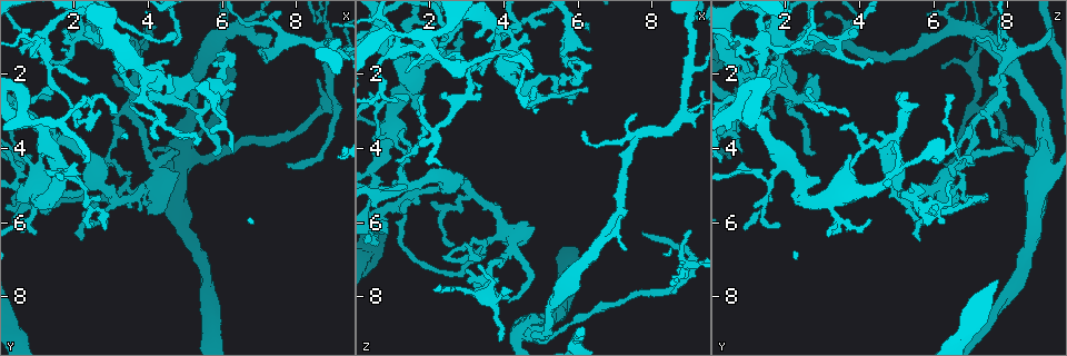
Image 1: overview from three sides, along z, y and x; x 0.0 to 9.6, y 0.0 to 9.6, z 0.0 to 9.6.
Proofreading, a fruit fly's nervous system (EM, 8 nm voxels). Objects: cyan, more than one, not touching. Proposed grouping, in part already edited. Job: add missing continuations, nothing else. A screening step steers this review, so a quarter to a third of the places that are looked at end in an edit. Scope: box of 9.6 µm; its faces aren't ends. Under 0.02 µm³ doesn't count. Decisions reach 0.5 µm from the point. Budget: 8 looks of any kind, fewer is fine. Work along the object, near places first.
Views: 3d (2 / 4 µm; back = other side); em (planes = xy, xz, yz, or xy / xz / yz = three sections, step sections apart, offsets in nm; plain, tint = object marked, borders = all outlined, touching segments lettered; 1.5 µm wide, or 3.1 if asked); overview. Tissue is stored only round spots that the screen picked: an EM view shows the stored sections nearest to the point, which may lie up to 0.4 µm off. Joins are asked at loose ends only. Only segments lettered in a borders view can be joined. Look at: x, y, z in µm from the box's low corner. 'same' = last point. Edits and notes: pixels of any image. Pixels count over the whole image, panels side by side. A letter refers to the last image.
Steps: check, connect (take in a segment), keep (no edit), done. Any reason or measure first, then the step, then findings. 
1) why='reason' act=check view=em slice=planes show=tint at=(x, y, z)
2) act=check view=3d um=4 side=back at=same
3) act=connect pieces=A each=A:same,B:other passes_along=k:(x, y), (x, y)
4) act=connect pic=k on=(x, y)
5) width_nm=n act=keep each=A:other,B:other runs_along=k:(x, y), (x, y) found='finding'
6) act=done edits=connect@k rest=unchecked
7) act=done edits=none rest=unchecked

why='free end' act=check view=em slice=yz step=8 show=tint at=(4.10, 4.05, 8.10)

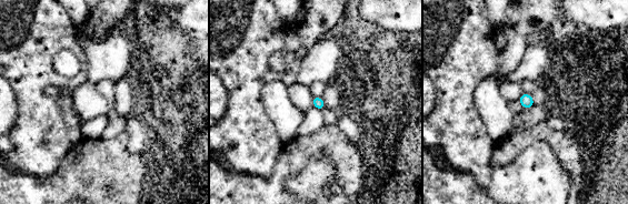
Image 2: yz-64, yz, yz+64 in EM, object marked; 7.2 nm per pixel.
act=check view=em slice=planes show=borders at=same

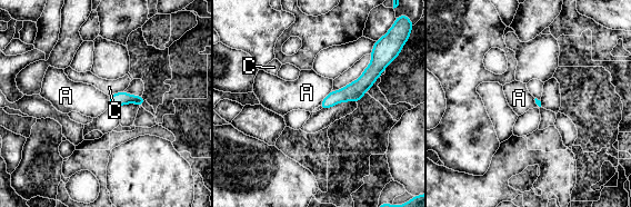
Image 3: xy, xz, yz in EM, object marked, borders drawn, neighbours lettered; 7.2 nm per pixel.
longest_contact=A:140nm act=keep each=A:other,C:other found='no lettered segment goes on from it'

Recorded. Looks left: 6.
why='thin end' act=check view=3d um=4 at=(9.05, 1.80, 6.25)

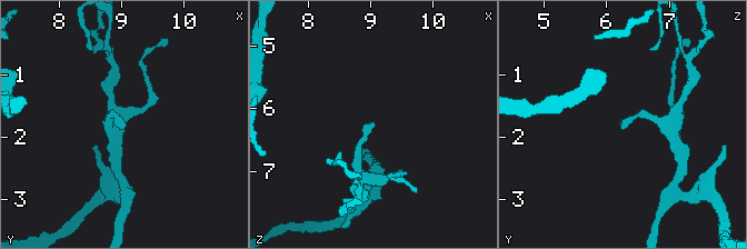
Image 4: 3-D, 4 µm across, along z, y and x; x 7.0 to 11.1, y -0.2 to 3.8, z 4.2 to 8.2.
act=check view=em slice=xy step=8 show=tint at=(9.05, 1.80, 6.20)

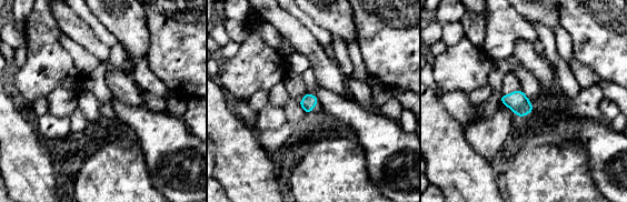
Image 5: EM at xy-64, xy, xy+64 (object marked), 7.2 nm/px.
why='cut it another way' act=check view=em slice=planes show=borders at=same

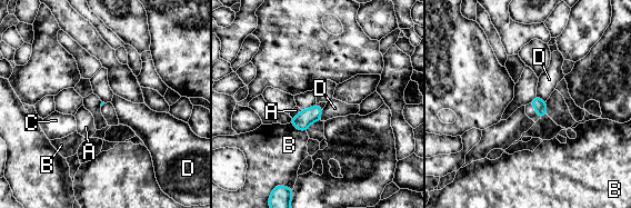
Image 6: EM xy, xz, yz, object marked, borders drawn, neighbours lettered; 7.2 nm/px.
act=keep each=A:other,B:other,C:other,D:other border=6:(323, 109), (320, 119) found='no lettered segment goes on from it'

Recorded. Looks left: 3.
act=check view=em slice=xy step=4 show=borders at=(8.65, 2.10, 7.85)

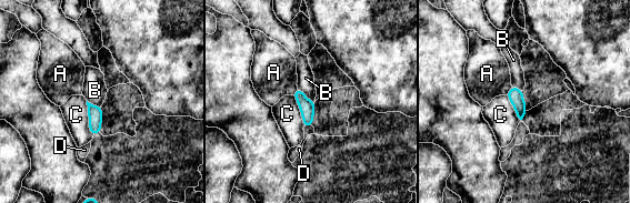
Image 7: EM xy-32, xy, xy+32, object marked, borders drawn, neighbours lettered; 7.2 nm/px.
act=keep each=A:other,B:other,C:other,D:other border=7:(298, 88), (313, 102) found='no lettered segment goes on from it'

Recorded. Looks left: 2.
why='an open end' act=check view=em slice=xz step=4 show=borders at=(3.40, 1.40, 2.35)

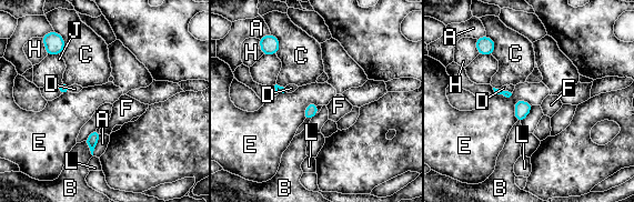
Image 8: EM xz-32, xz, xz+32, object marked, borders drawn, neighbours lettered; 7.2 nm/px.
why='another direction' act=check view=em slice=planes show=borders at=same

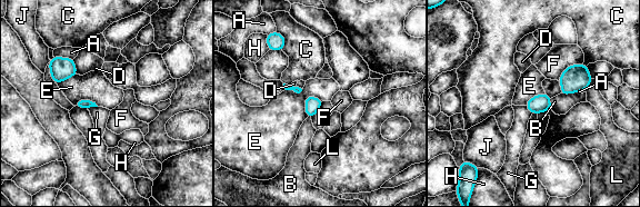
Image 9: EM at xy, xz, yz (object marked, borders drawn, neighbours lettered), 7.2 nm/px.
act=keep each=A:other,B:other,C:other,D:other,E:other,F:other,G:other,H:other,J:other,L:other border=9:(318, 97), (306, 98), (307, 116) found='no lettered segment goes on from it'

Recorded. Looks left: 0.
act=done edits=none rest=unchecked

